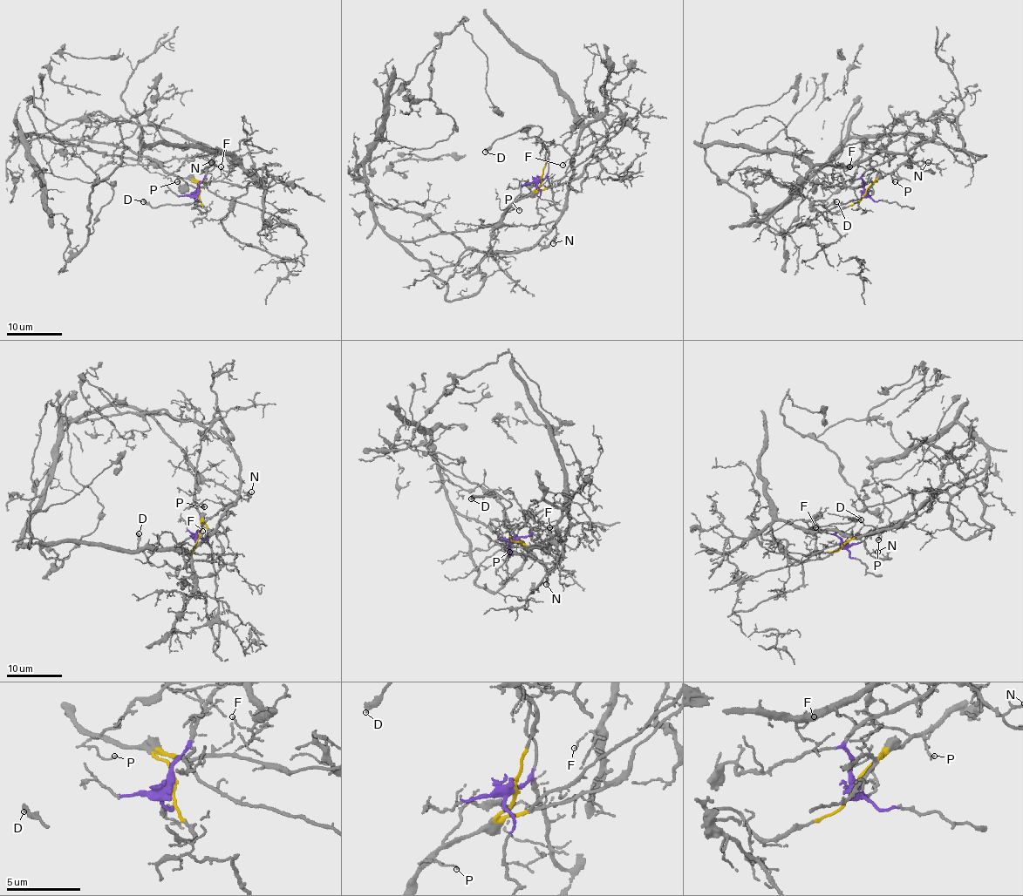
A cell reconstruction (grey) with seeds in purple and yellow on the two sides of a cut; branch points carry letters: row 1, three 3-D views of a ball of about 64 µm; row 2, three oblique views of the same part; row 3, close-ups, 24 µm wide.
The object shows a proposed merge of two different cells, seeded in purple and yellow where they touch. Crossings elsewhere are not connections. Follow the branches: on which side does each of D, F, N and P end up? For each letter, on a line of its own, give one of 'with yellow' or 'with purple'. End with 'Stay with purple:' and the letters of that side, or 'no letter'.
D: with yellow
F: with purple
N: with purple
P: with yellow
Stay with purple: F, N

